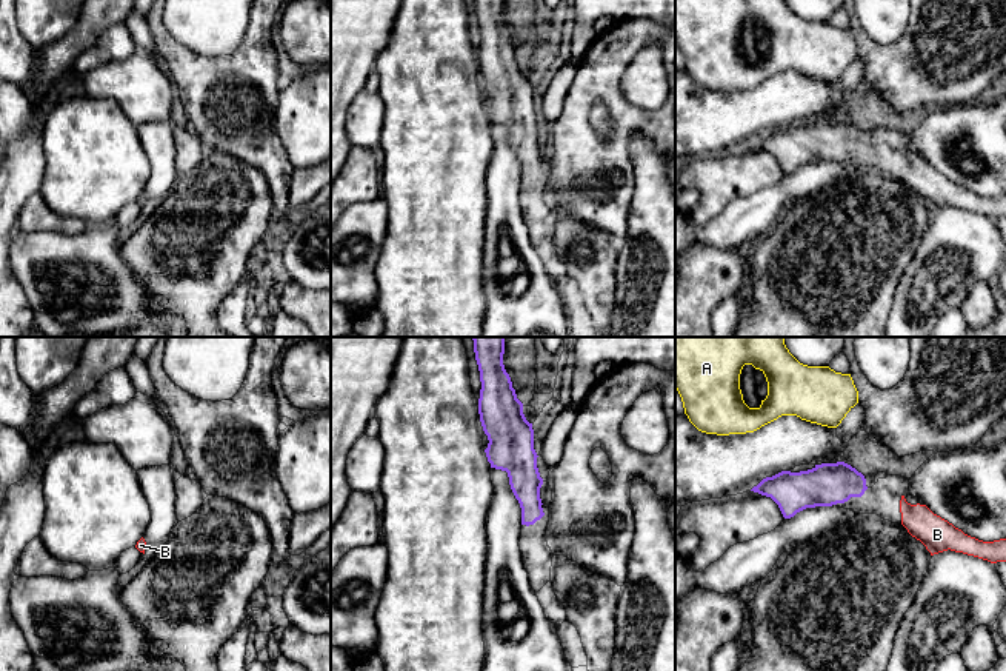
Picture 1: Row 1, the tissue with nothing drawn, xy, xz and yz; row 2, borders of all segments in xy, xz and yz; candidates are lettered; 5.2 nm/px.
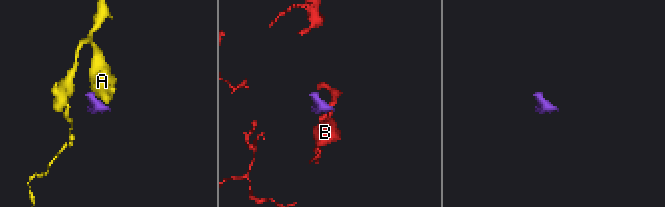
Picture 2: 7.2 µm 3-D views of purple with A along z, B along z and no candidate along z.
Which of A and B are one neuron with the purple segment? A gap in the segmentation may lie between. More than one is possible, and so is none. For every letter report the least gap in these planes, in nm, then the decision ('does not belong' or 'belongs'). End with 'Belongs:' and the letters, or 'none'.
A: 180 nm apart; does not belong
B: 190 nm apart; belongs
Belongs: B

